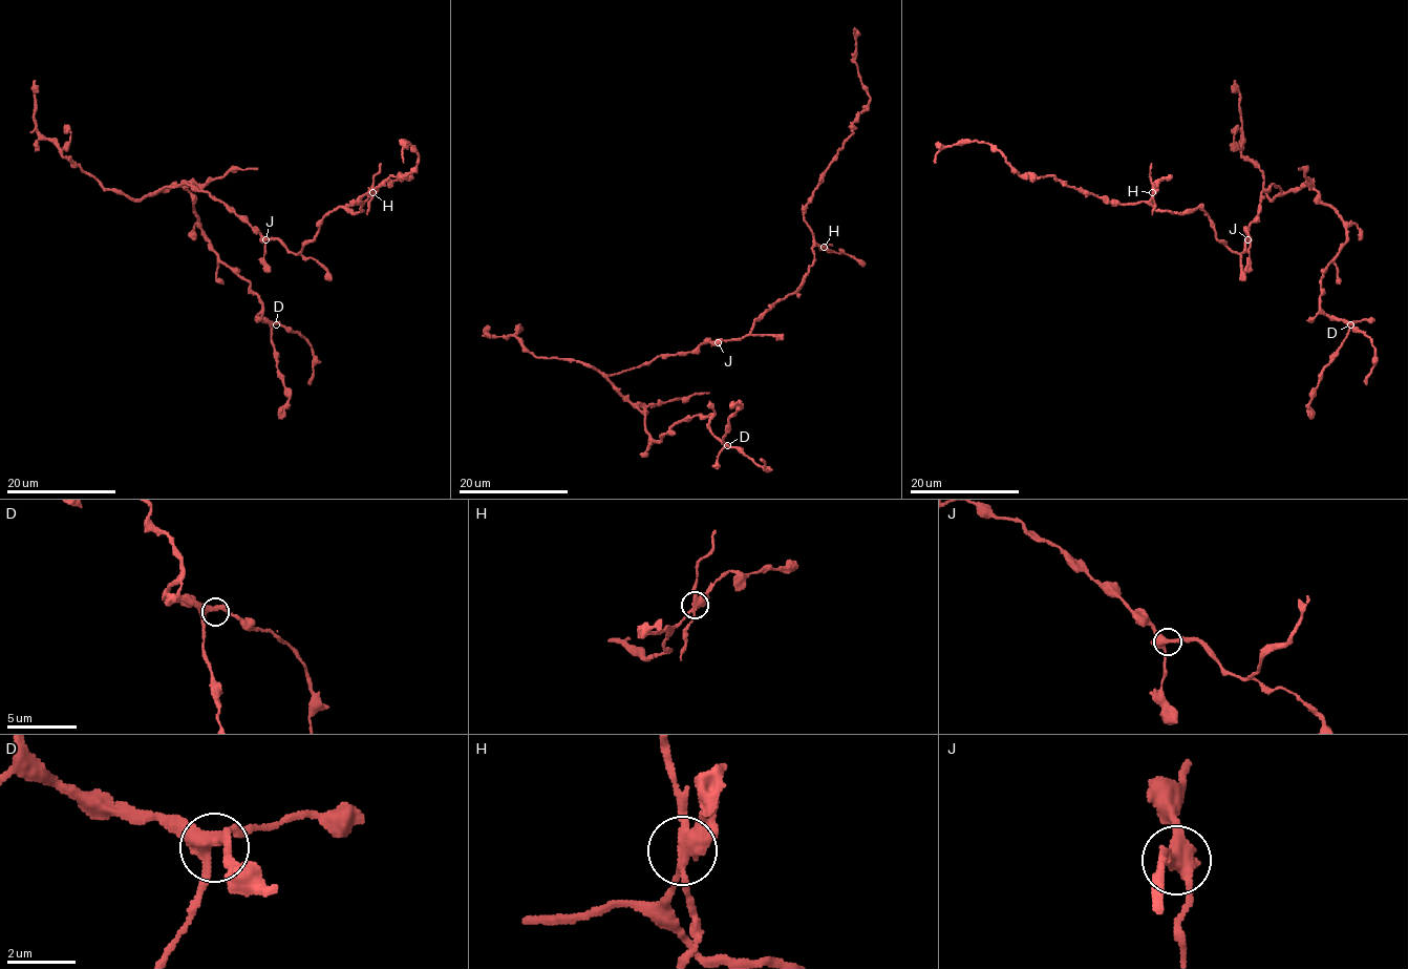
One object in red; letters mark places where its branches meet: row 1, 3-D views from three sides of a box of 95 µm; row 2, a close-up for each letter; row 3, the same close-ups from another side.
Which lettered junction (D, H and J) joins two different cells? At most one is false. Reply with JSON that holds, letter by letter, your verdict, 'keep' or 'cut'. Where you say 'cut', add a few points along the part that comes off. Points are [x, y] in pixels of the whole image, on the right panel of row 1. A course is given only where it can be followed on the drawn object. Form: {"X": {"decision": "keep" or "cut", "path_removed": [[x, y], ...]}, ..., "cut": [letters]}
{"D": {"decision": "keep"}, "H": {"decision": "cut", "path_removed": [[1152, 193], [1151, 163]]}, "J": {"decision": "keep"}, "cut": ["H"]}

